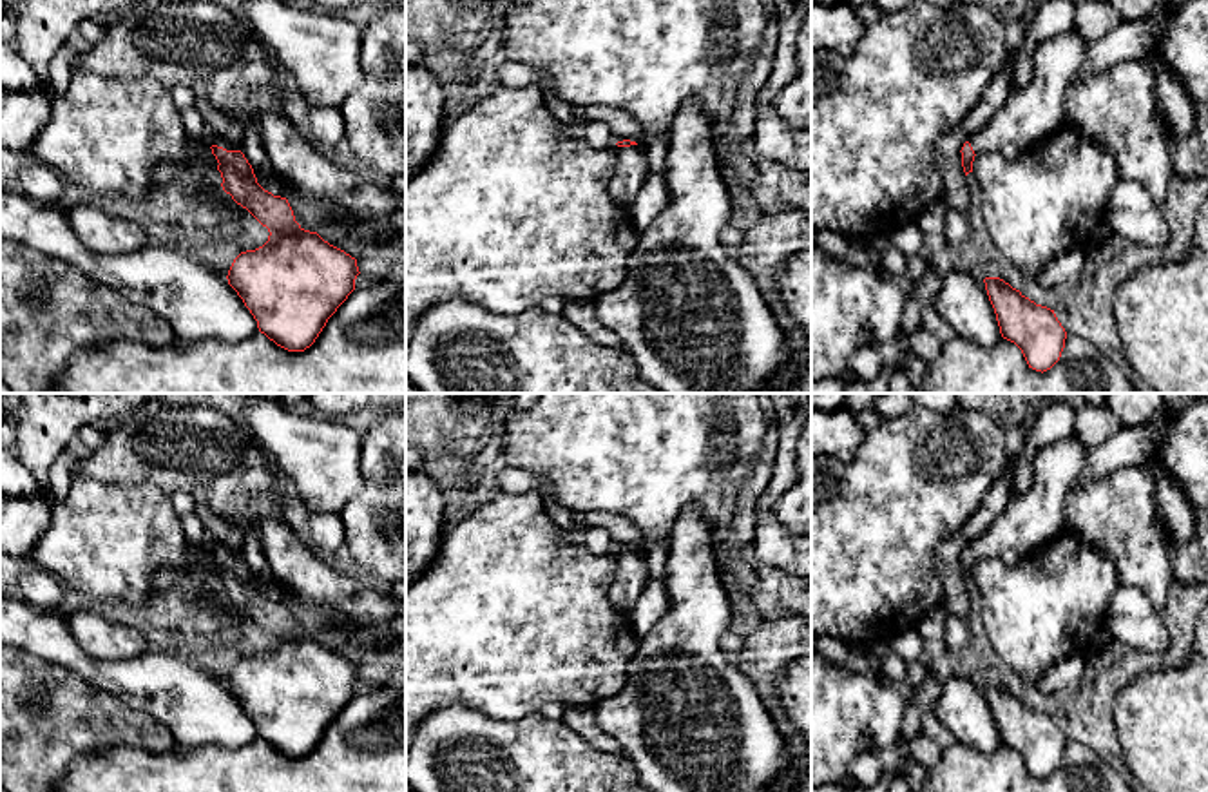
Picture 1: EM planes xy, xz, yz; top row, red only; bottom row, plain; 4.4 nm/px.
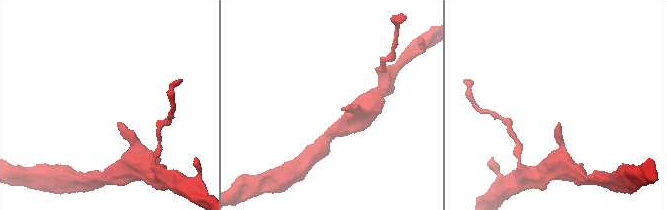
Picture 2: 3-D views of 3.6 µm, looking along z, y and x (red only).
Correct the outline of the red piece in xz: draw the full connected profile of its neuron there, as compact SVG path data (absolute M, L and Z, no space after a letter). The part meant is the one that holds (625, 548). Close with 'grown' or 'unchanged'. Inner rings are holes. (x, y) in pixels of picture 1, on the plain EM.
M623 546L614 553L616 569L609 598L623 616L628 616L650 580L648 565L636 547Z; grown

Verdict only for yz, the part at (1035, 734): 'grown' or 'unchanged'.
unchanged

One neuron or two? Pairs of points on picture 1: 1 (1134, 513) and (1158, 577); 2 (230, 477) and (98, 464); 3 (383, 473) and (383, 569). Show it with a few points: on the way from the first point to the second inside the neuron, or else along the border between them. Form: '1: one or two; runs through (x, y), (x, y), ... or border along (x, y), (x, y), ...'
1: one; runs through (1134, 530), (1134, 540), (1145, 560)
2: one; runs through (198, 470), (160, 470), (149, 464), (131, 464)
3: one; runs through (383, 497), (383, 546)

